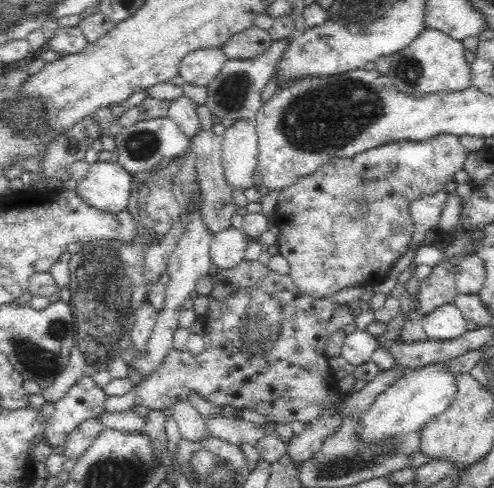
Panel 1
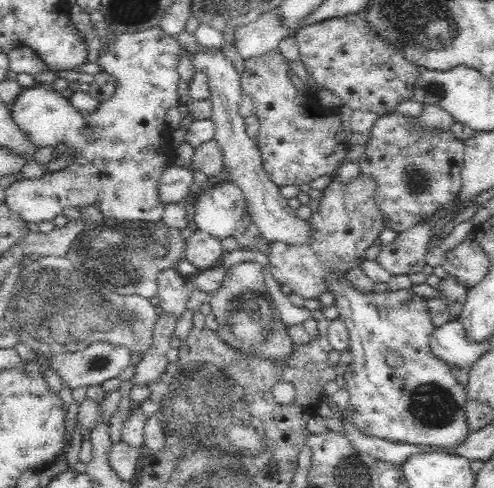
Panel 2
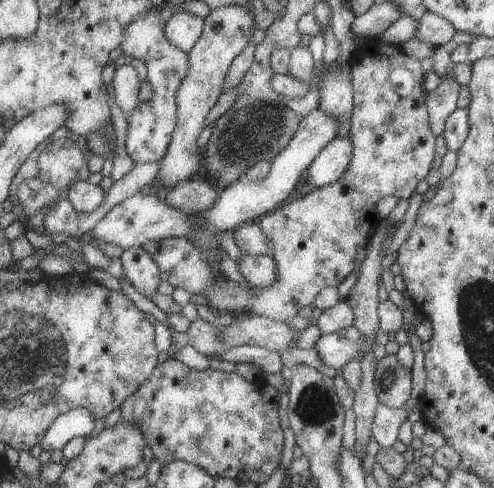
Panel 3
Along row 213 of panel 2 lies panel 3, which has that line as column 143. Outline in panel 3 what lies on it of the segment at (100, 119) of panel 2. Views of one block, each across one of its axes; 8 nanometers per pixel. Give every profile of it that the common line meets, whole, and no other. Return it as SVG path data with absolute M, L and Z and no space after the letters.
M151 8L149 12L139 16L131 24L127 24L126 31L123 32L123 40L119 46L125 56L131 56L132 59L142 59L144 65L140 66L141 76L151 86L151 98L147 102L138 101L135 108L126 115L127 134L123 146L125 146L127 156L137 163L155 162L165 154L177 119L175 92L190 68L187 54L181 52L179 48L171 46L165 40L165 24L159 8Z

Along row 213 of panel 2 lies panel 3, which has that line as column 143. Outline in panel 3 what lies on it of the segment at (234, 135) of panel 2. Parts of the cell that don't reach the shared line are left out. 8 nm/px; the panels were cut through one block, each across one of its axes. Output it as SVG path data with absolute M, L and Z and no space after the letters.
M141 247L126 248L120 255L122 272L126 280L145 298L152 298L159 284L159 270L150 253Z

